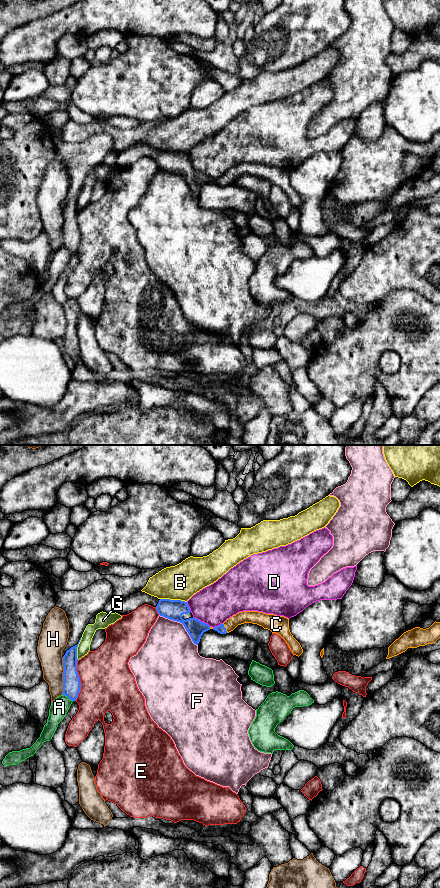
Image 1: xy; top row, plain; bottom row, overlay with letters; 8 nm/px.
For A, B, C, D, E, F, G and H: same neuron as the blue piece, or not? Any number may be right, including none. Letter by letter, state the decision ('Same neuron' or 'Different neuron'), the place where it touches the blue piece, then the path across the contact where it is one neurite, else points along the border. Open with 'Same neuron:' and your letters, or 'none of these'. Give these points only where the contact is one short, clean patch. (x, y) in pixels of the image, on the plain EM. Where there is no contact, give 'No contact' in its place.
Same neuron: C
A: Different neuron. Touches blue at xy (67, 248)
B: Different neuron. Touches blue at xy (173, 152)
C: Same neuron. Touches blue at xy (225, 180). Path across: xy (221, 181), (225, 180), (239, 170), (254, 169)
D: Different neuron. Touches blue at xy (202, 174)
E: Different neuron. Touches blue at xy (79, 232)
F: Different neuron. Touches blue at xy (182, 175)
G: Different neuron. Touches blue at xy (76, 201)
H: Different neuron. Touches blue at xy (63, 228)

